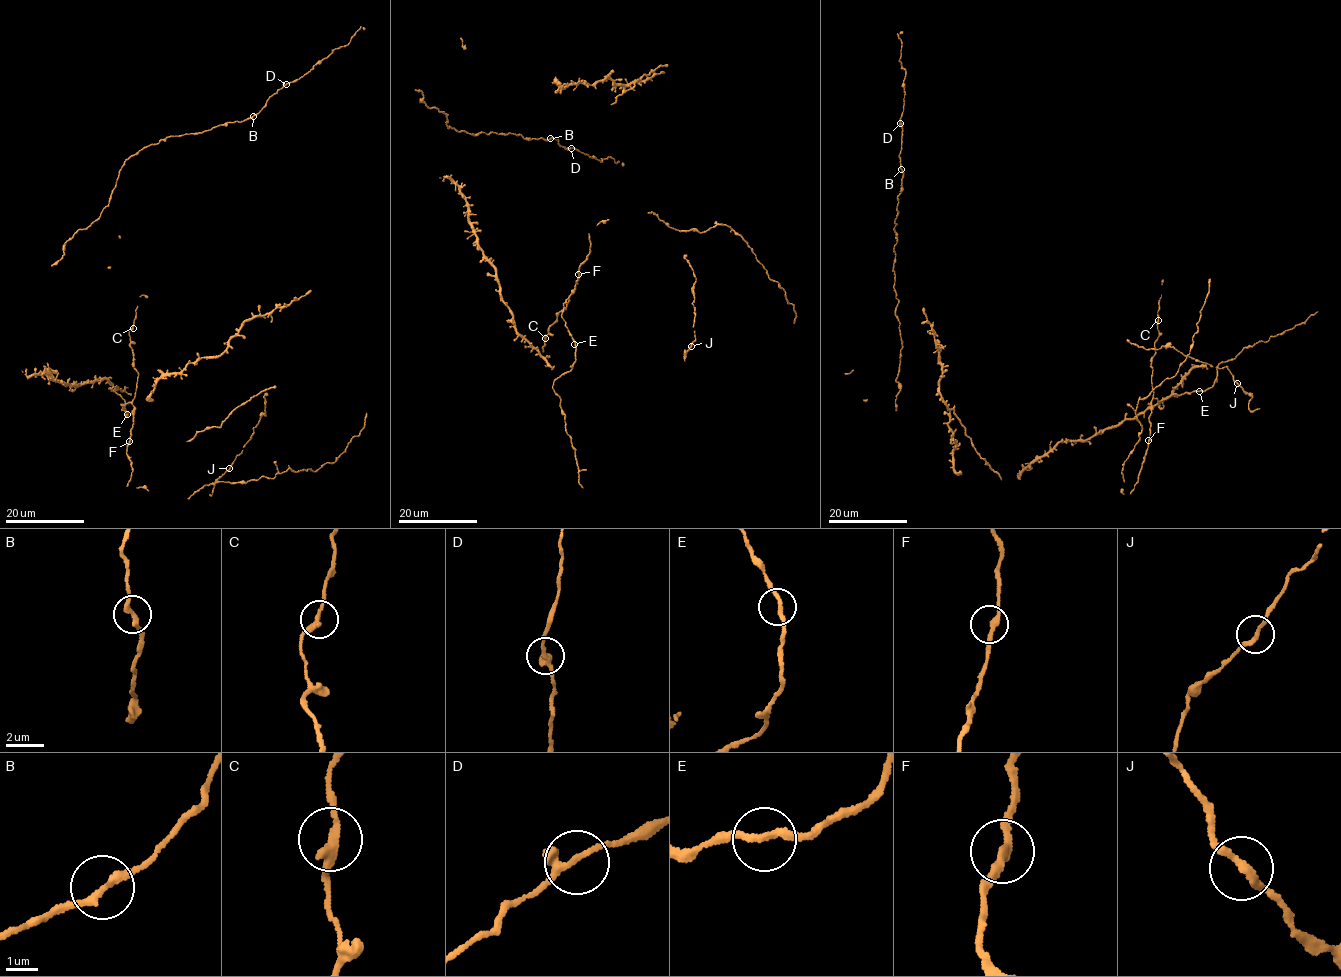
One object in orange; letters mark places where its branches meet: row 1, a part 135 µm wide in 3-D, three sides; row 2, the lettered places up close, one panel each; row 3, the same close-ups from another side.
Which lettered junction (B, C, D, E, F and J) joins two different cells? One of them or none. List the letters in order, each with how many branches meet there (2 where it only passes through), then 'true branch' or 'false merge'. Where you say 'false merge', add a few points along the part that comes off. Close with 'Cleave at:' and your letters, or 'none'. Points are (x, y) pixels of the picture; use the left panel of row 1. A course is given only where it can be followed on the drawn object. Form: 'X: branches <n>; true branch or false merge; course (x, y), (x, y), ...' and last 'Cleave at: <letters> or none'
B: branches 2; true branch
C: branches 2; true branch
D: branches 2; true branch
E: branches 2; true branch
F: branches 2; true branch
J: branches 2; true branch
Cleave at: none

